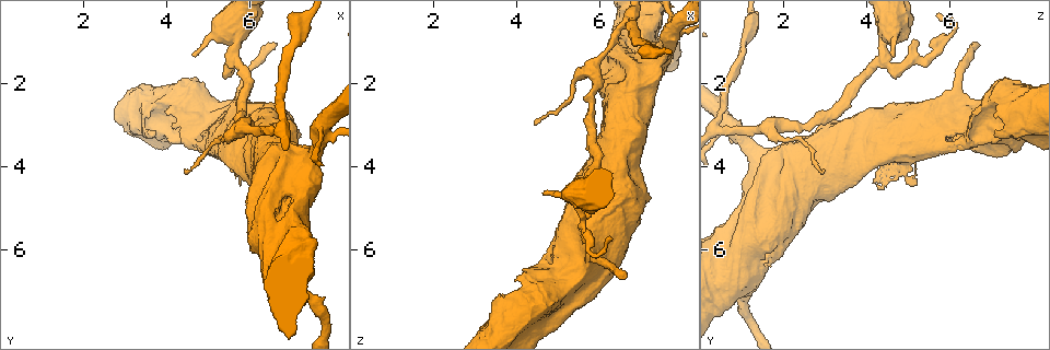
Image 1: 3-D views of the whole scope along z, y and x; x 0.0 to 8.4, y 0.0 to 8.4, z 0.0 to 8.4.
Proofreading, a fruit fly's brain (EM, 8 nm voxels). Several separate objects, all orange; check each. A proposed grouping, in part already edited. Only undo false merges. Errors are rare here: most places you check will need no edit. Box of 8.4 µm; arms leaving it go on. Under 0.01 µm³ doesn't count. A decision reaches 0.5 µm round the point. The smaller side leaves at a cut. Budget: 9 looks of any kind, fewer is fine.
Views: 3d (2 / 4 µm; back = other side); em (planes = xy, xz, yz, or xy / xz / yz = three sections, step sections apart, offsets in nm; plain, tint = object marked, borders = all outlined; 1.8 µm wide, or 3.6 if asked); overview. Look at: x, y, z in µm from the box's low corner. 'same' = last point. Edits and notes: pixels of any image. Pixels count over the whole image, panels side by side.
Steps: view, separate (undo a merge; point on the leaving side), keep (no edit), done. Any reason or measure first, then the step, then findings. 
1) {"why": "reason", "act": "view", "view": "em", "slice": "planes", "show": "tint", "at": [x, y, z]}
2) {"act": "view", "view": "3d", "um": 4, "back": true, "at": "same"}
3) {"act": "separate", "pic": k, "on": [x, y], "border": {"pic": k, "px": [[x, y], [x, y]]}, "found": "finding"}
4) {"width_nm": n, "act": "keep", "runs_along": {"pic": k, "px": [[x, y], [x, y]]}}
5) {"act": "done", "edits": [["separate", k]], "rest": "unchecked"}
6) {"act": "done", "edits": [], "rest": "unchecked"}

{"why": "three arms meet", "act": "view", "view": "3d", "um": 4, "at": [5.60, 1.35, 4.45]}

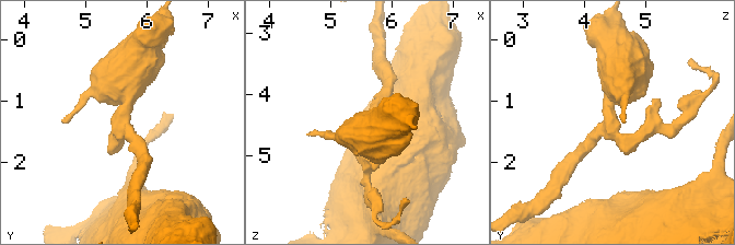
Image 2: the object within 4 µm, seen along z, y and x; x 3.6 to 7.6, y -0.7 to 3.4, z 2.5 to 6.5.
{"arms": 3, "arm_widths_nm": [190, 220, 750], "act": "view", "view": "em", "um": 3.6, "slice": "planes", "show": "tint", "at": [5.55, 1.35, 4.40]}

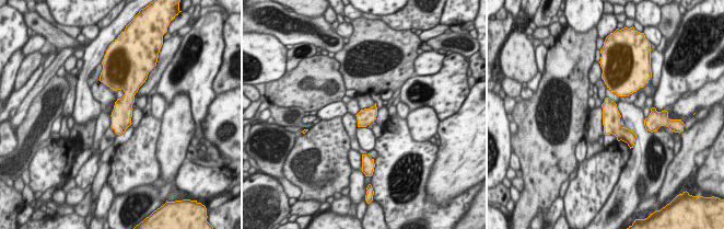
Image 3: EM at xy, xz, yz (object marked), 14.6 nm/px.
{"act": "keep", "runs_along": {"pic": 3, "px": [[607, 101], [611, 122], [629, 139]]}, "found": "one cell here"}

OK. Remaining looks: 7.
{"why": "sudden change in width", "act": "view", "view": "3d", "um": 2, "at": [7.70, 2.95, 0.75]}

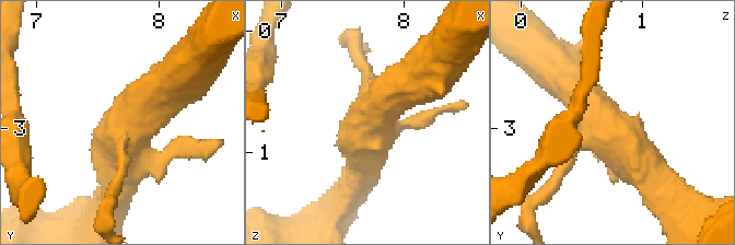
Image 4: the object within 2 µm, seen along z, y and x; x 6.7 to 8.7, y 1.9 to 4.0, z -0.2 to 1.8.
{"act": "view", "view": "em", "slice": "xz", "step": 16, "show": "tint", "at": [7.68, 2.98, 0.74]}

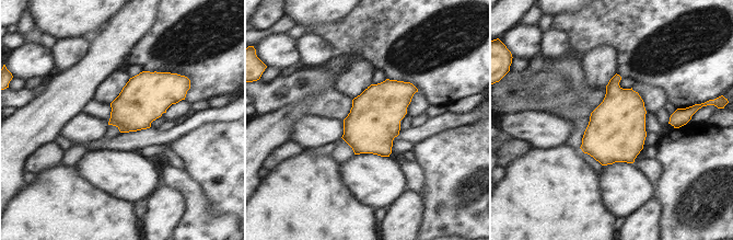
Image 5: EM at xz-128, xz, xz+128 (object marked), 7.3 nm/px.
{"act": "view", "view": "em", "slice": "planes", "show": "tint", "at": "same"}

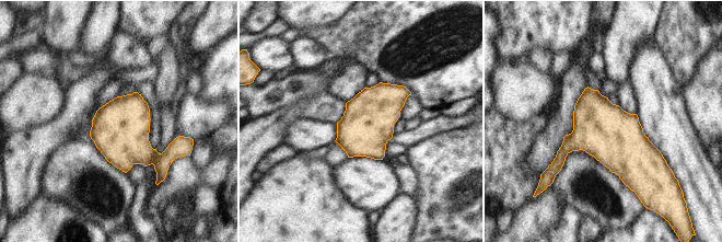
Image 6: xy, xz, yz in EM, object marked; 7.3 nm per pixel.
{"act": "keep", "found": "one cell here"}

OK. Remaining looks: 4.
{"why": "a fork", "act": "view", "view": "em", "slice": "yz", "step": 16, "show": "tint", "at": [5.80, 3.00, 1.75]}

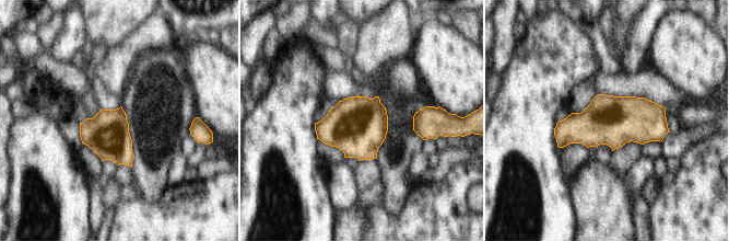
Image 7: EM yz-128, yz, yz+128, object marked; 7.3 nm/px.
{"width_nm": 300, "act": "keep", "found": "continuous, no second cell"}

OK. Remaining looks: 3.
{"why": "closes a loop", "act": "view", "view": "em", "um": 3.6, "slice": "xy", "step": 8, "show": "tint", "at": [5.70, 3.40, 4.65]}

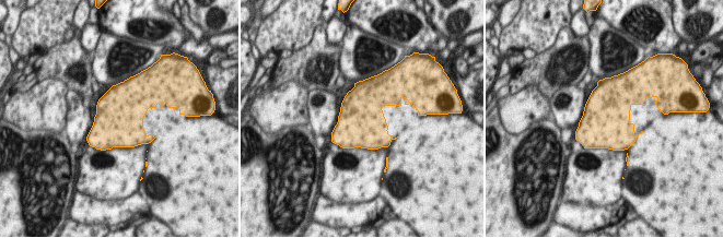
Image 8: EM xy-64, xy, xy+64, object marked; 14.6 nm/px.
{"act": "view", "view": "em", "um": 3.6, "slice": "planes", "show": "tint", "at": "same"}

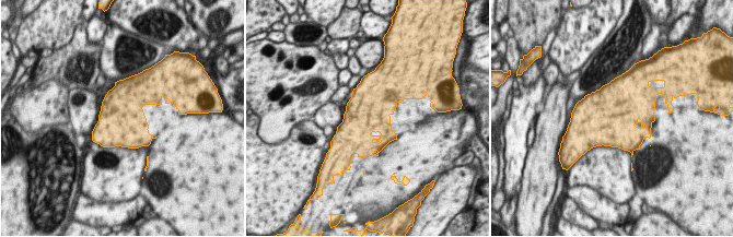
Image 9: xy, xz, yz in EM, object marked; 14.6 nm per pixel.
{"act": "keep", "found": "continuous, no second cell"}

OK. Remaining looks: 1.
{"act": "done", "edits": [], "rest": "unchecked"}

